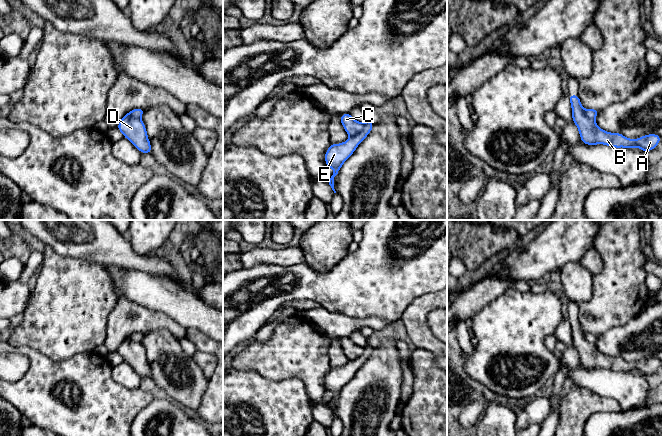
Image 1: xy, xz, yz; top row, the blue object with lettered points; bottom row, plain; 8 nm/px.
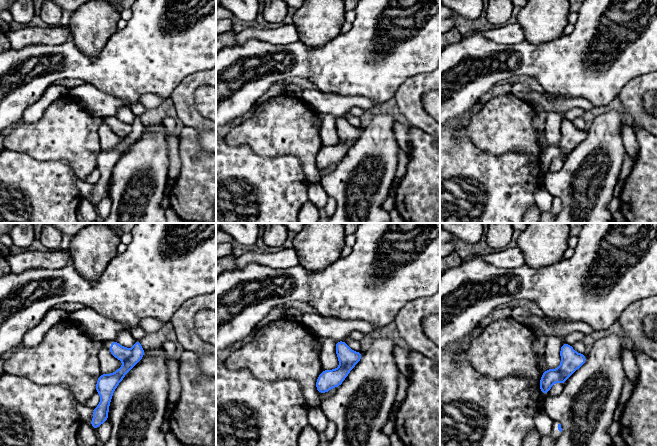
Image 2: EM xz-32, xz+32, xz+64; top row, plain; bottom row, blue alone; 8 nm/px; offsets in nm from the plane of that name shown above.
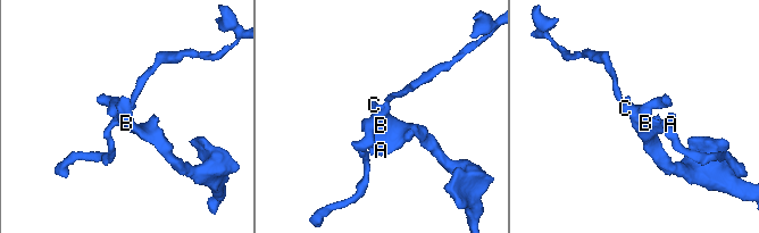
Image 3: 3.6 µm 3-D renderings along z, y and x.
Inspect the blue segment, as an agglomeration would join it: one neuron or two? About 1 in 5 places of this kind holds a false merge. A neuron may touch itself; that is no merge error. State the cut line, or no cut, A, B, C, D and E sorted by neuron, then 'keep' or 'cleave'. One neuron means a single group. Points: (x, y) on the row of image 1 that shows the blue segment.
xz (364, 124), (364, 128), (357, 135), (350, 137) | A B C D / E | cleave

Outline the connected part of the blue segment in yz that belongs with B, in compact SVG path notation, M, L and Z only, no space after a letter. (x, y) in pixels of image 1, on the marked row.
M569 95L569 100L572 108L572 119L584 144L604 144L615 148L637 147L647 152L656 148L661 140L661 137L657 134L648 134L638 139L629 139L620 133L607 132L601 129L594 119L588 117L578 95Z

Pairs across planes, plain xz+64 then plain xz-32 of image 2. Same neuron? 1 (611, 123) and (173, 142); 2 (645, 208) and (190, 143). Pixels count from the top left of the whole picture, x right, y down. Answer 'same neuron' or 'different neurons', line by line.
1: different neurons
2: same neuron

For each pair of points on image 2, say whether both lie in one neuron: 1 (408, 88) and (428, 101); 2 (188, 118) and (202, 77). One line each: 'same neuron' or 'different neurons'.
1: different neurons
2: same neuron

